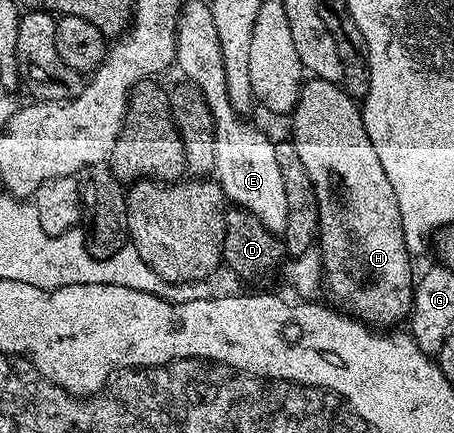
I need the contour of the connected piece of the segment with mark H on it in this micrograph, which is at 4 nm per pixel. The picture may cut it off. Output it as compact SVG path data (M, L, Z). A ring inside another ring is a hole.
M314 77L308 78L300 89L299 99L293 110L291 118L291 139L297 149L297 157L301 157L301 162L305 164L305 173L309 173L309 181L313 181L315 192L317 193L317 205L319 206L319 238L317 240L317 250L319 260L323 262L322 286L327 287L331 294L330 302L336 308L342 309L352 319L358 319L361 323L366 323L375 329L391 329L394 323L399 323L408 318L411 313L411 303L415 299L415 283L413 275L411 279L412 256L405 245L405 233L401 225L401 209L397 201L397 193L393 193L393 185L389 185L389 177L385 169L381 169L381 157L377 157L377 149L373 149L373 141L365 133L363 124L363 113L360 104L352 99L342 86L338 83L330 83L324 79Z

